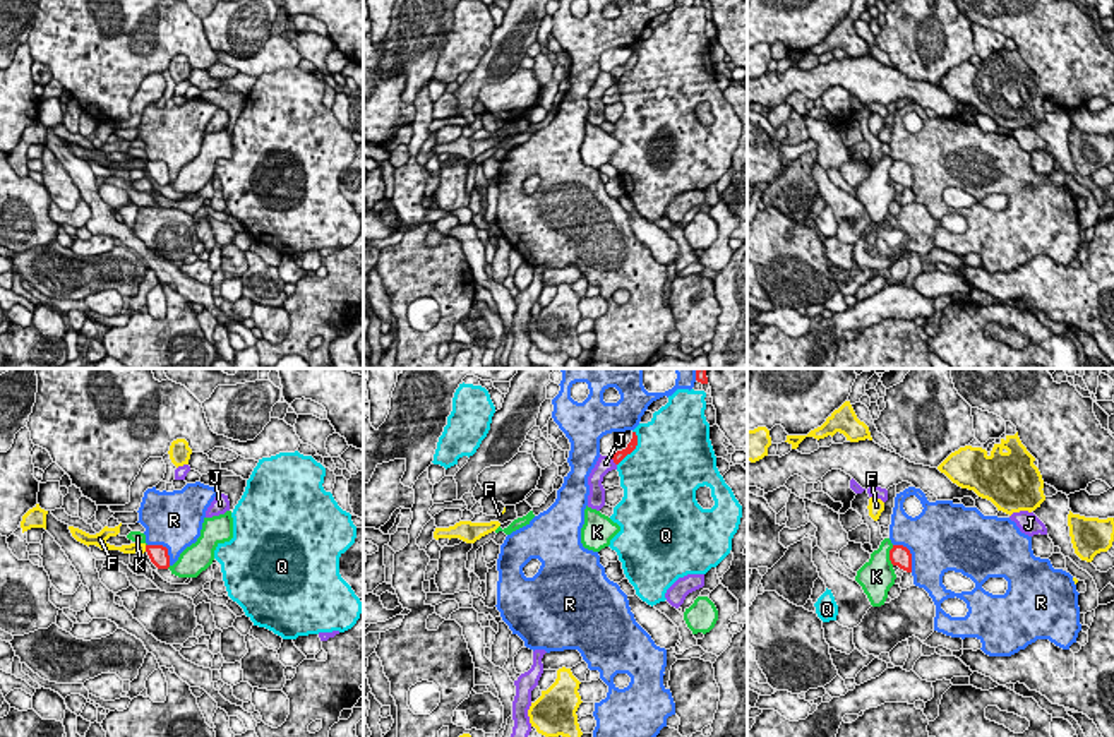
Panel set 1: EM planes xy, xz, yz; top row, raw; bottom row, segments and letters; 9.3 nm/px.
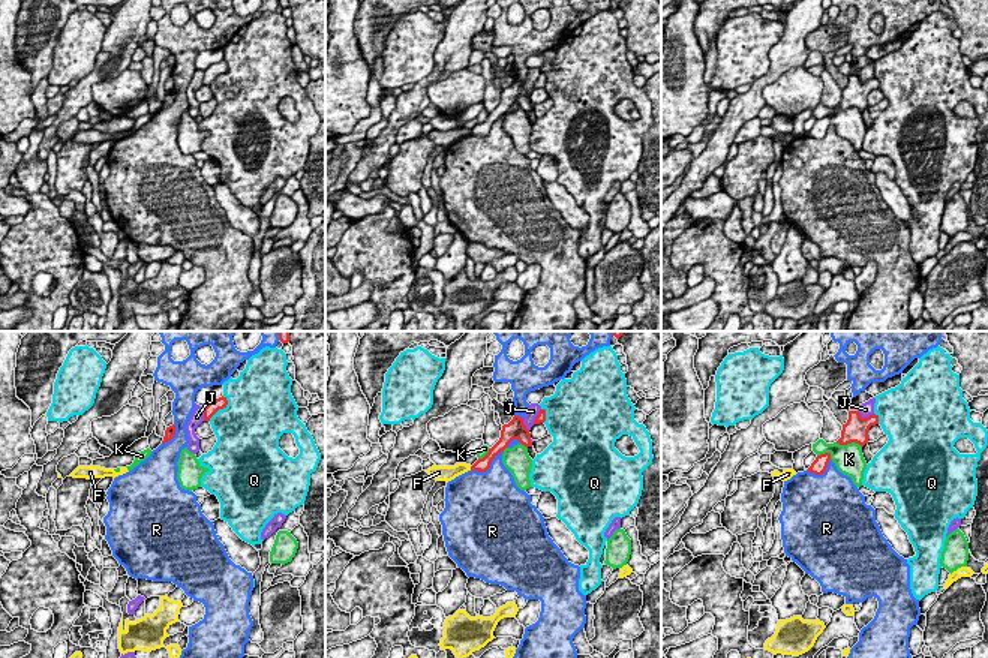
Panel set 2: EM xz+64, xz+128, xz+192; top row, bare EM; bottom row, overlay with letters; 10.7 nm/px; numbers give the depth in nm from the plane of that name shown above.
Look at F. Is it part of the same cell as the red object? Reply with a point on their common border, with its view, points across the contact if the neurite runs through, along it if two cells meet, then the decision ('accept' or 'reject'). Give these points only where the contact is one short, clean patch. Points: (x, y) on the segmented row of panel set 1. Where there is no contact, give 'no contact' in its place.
xy (146, 549) | along xy (144, 545), (146, 551) | reject

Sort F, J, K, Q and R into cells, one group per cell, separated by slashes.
F / J / K / Q / R

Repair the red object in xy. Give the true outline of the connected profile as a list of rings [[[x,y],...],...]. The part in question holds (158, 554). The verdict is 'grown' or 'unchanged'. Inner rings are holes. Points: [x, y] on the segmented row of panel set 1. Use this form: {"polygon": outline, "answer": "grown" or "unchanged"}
{"polygon": [[[146,545],[146,552],[147,552],[151,562],[158,569],[168,569],[170,567],[170,555],[168,555],[166,547],[163,547],[163,545]]], "answer": "unchanged"}

